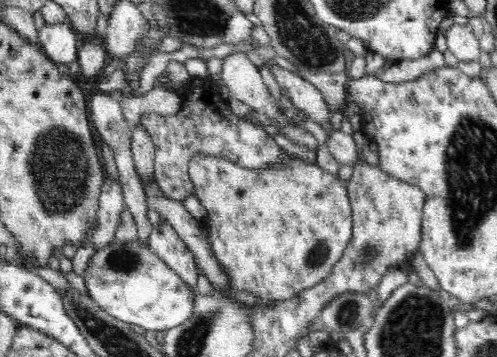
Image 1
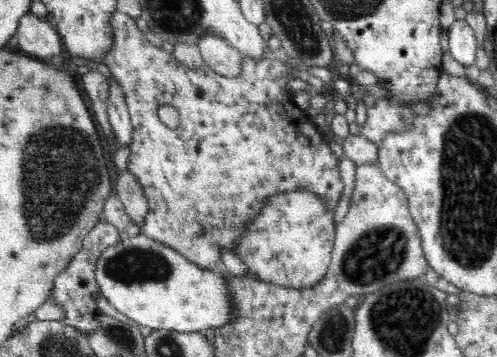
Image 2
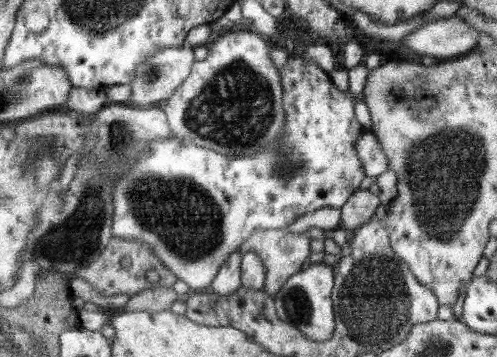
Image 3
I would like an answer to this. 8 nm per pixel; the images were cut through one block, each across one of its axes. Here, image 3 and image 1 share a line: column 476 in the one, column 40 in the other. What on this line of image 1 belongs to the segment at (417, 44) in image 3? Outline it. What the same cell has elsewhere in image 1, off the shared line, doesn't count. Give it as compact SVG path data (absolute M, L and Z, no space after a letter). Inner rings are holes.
M64 22L64 24L46 24L40 32L40 46L44 54L56 62L70 66L72 62L78 60L78 40L76 40L76 30Z

